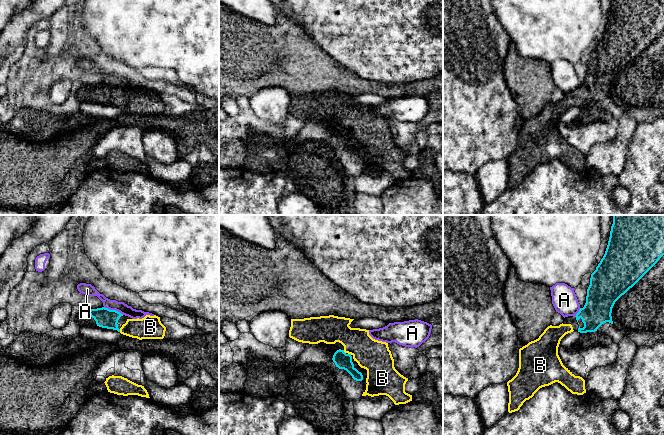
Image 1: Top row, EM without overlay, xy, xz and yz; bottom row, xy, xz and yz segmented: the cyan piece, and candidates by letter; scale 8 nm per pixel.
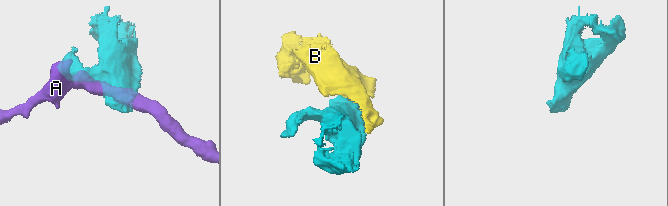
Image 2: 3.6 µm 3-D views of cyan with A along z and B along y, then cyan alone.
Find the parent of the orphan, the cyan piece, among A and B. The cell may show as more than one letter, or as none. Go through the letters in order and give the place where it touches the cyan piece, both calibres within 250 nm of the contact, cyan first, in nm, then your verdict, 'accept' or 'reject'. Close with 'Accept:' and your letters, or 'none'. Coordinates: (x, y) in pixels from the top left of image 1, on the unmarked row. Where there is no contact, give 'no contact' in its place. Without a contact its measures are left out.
A: contact xy (114, 86); calibres 160 and 90 nm; reject
B: contact xz (344, 128); calibres 130 and 260 nm; accept
Accept: B

